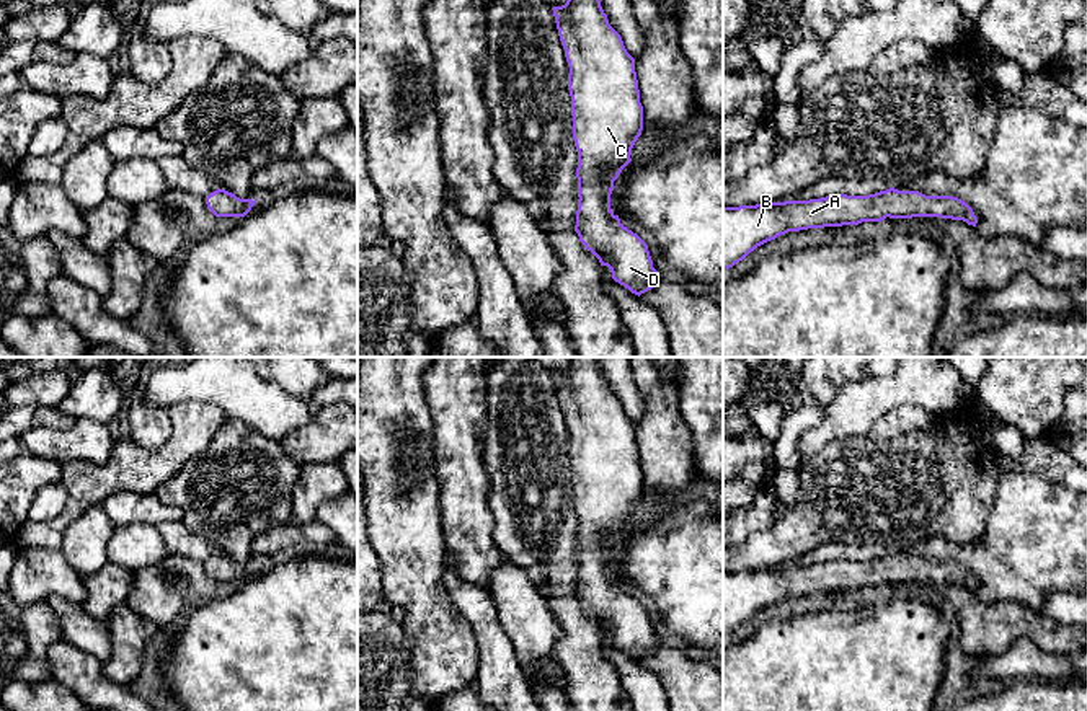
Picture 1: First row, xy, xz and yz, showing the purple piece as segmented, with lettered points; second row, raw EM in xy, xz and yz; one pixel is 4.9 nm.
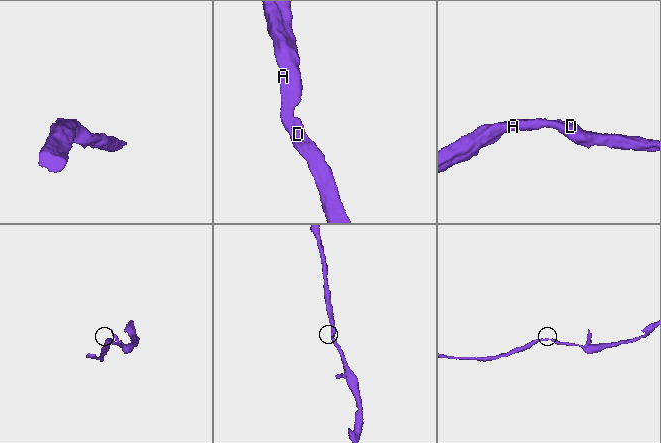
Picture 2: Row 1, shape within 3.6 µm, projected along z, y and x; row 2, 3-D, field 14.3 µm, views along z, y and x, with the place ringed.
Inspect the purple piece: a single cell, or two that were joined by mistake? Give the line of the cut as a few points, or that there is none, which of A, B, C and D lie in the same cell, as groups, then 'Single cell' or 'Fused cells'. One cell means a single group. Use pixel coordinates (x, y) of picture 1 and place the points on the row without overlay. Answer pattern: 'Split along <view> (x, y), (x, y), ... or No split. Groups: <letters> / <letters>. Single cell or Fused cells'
No split. Groups: A B C D. Single cell

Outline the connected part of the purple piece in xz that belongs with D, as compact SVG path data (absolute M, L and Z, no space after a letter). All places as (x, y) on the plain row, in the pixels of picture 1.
M568 357L561 372L553 372L565 422L570 432L568 455L571 461L573 506L578 515L578 576L575 597L612 638L612 644L635 660L651 656L658 636L648 610L620 589L610 574L614 546L632 527L632 514L643 496L643 471L635 437L635 424L627 417L620 400L609 390L599 365L599 357Z

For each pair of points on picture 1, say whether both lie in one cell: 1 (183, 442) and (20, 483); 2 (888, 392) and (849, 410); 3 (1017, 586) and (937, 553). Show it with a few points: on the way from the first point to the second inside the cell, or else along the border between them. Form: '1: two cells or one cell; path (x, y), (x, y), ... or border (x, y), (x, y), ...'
1: two cells; border (59, 465), (61, 480)
2: one cell; path (878, 395), (859, 405)
3: one cell; path (998, 566), (988, 560), (957, 553)

